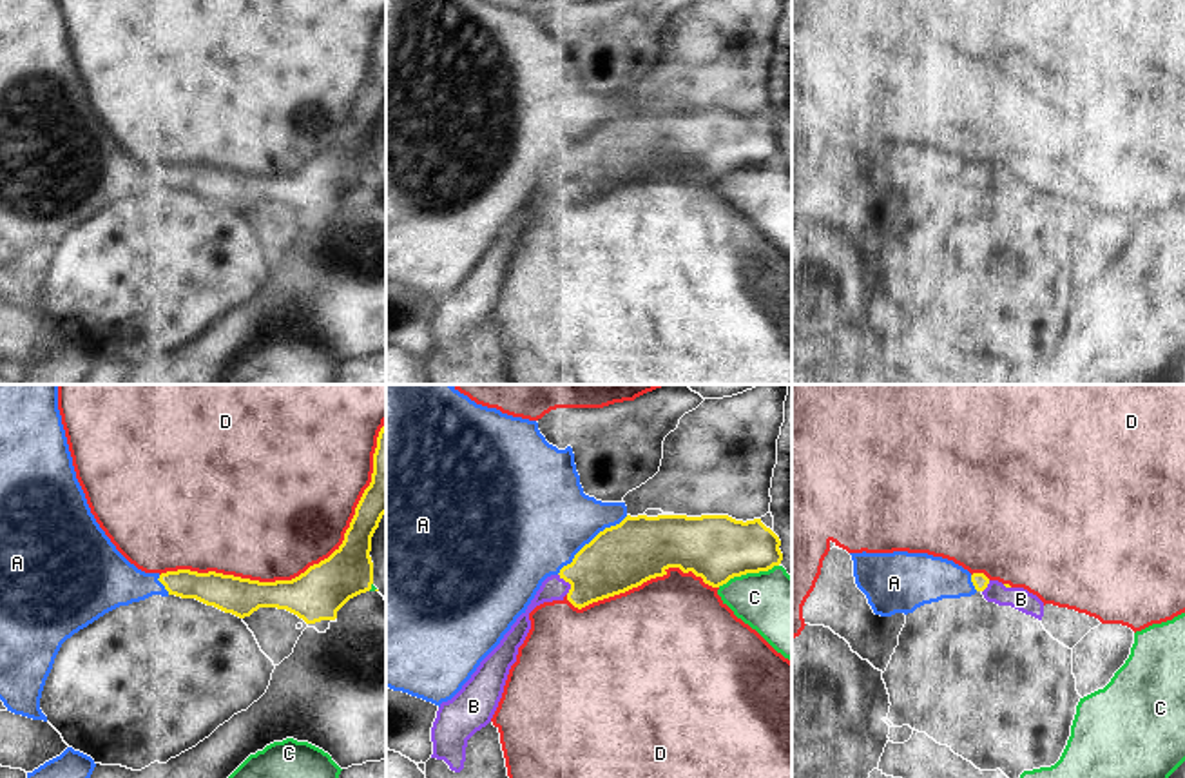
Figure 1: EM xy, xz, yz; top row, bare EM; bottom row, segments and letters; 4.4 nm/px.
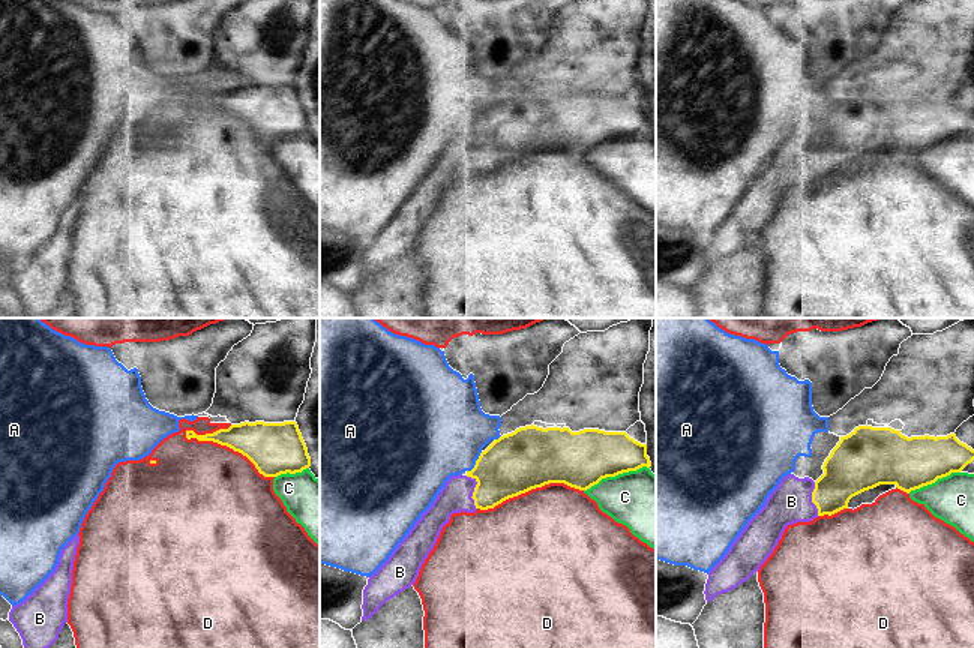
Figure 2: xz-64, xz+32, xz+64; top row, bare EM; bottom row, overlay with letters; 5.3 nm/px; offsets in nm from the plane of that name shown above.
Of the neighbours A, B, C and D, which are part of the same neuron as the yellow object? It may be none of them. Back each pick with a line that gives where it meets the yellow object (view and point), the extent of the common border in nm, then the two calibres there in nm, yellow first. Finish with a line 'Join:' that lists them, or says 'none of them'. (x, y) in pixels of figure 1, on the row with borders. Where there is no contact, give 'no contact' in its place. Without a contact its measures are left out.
B: contact xz (569, 583); length 100 nm; calibres 280 and 110 nm
Join: B

